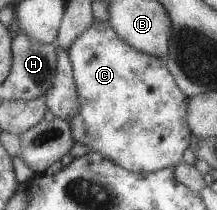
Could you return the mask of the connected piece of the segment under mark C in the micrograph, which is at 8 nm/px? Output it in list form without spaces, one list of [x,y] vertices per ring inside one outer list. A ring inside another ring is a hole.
[[[108,21],[94,24],[80,34],[70,46],[68,56],[73,66],[74,84],[78,92],[78,112],[70,118],[72,136],[76,142],[88,146],[90,152],[100,152],[130,172],[154,172],[173,168],[190,146],[193,132],[188,124],[188,97],[180,90],[170,74],[165,59],[137,51],[118,36]]]

